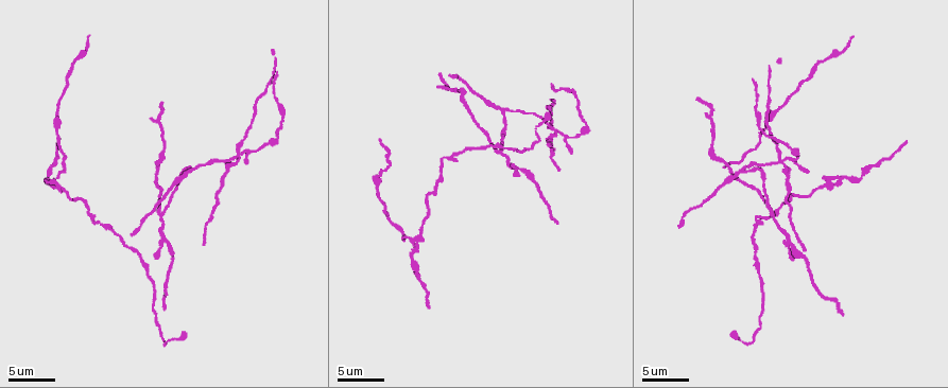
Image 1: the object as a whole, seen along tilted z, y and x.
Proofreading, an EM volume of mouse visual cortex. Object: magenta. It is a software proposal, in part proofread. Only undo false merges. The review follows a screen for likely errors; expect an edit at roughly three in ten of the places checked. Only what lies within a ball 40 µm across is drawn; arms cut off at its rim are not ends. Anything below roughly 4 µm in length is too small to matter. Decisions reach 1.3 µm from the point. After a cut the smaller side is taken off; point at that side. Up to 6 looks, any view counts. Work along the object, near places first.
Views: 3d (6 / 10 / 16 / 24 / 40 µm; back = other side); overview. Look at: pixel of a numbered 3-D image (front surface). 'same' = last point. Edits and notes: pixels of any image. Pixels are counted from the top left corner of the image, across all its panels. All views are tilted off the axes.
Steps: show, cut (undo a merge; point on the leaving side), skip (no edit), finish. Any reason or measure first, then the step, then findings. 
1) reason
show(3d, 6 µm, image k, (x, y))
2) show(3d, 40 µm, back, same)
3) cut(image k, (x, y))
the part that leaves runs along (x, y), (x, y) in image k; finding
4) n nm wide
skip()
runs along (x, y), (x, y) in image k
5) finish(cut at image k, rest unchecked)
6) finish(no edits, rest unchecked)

thin neck
show(3d, 10 µm, image 1, (441, 160))

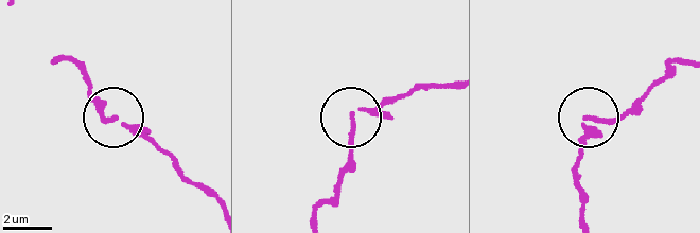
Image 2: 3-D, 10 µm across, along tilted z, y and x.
150 nm wide
skip()
all the same cell

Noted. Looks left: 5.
three-way junction
show(3d, 16 µm, image 1, (740, 172))

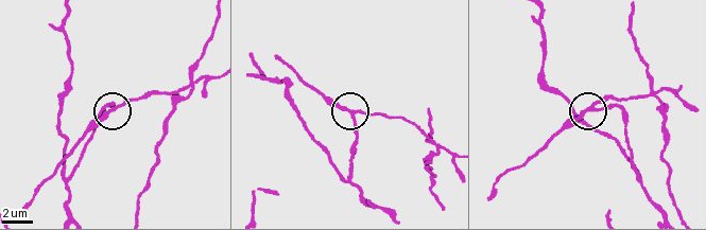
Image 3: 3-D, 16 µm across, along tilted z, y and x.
side arm 12 µm
skip()
runs along (373, 207), (352, 182), (354, 118), (330, 103) in image 3; one cell here

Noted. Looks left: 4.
looks like a crossing
show(3d, 10 µm, image 1, (553, 129))

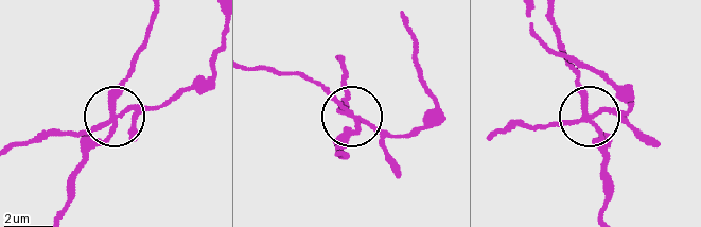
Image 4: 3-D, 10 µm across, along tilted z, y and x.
170 nm wide
cut(image 4, (90, 142))
the part that leaves runs along (116, 118), (116, 95), (150, 19) in image 4; two cells meet here

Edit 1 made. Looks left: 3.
finish(cut at image 4, rest unchecked)

